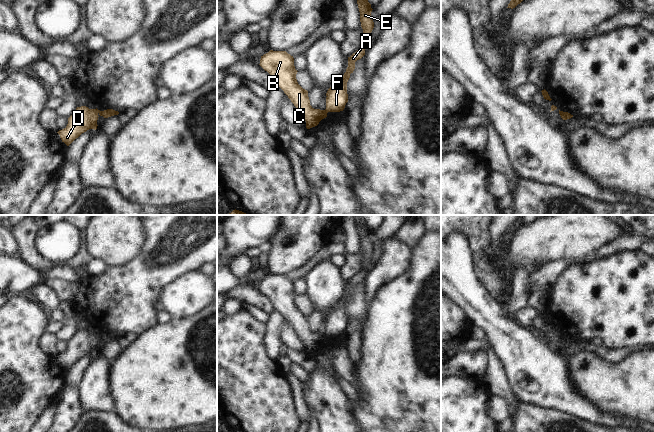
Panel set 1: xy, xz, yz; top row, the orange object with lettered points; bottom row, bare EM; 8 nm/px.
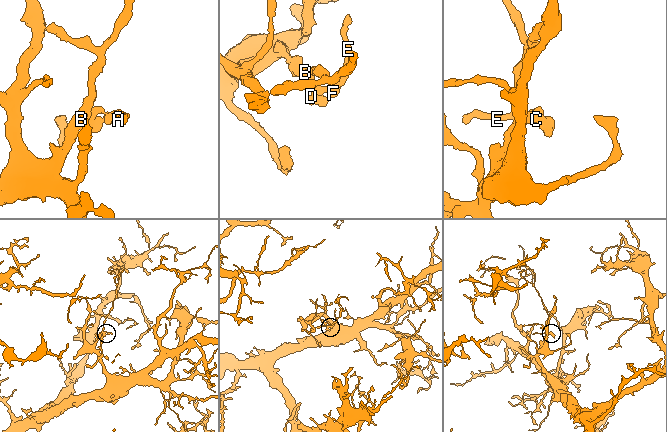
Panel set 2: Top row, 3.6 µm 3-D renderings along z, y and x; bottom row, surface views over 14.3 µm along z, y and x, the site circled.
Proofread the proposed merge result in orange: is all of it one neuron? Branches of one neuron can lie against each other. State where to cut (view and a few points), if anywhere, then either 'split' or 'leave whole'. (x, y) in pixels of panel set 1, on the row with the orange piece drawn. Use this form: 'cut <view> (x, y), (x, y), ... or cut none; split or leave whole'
cut xy (100, 111), (103, 115); split

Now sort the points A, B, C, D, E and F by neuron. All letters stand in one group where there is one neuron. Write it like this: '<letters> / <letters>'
A E F / B C D

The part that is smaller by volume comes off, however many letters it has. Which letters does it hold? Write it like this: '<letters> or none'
A, E, F

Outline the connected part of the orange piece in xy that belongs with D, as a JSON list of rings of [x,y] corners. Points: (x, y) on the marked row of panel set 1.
[[[86,106],[77,107],[72,115],[68,118],[67,126],[59,130],[62,142],[69,146],[76,138],[89,129],[97,129],[97,120],[103,116],[100,110],[89,109]]]

